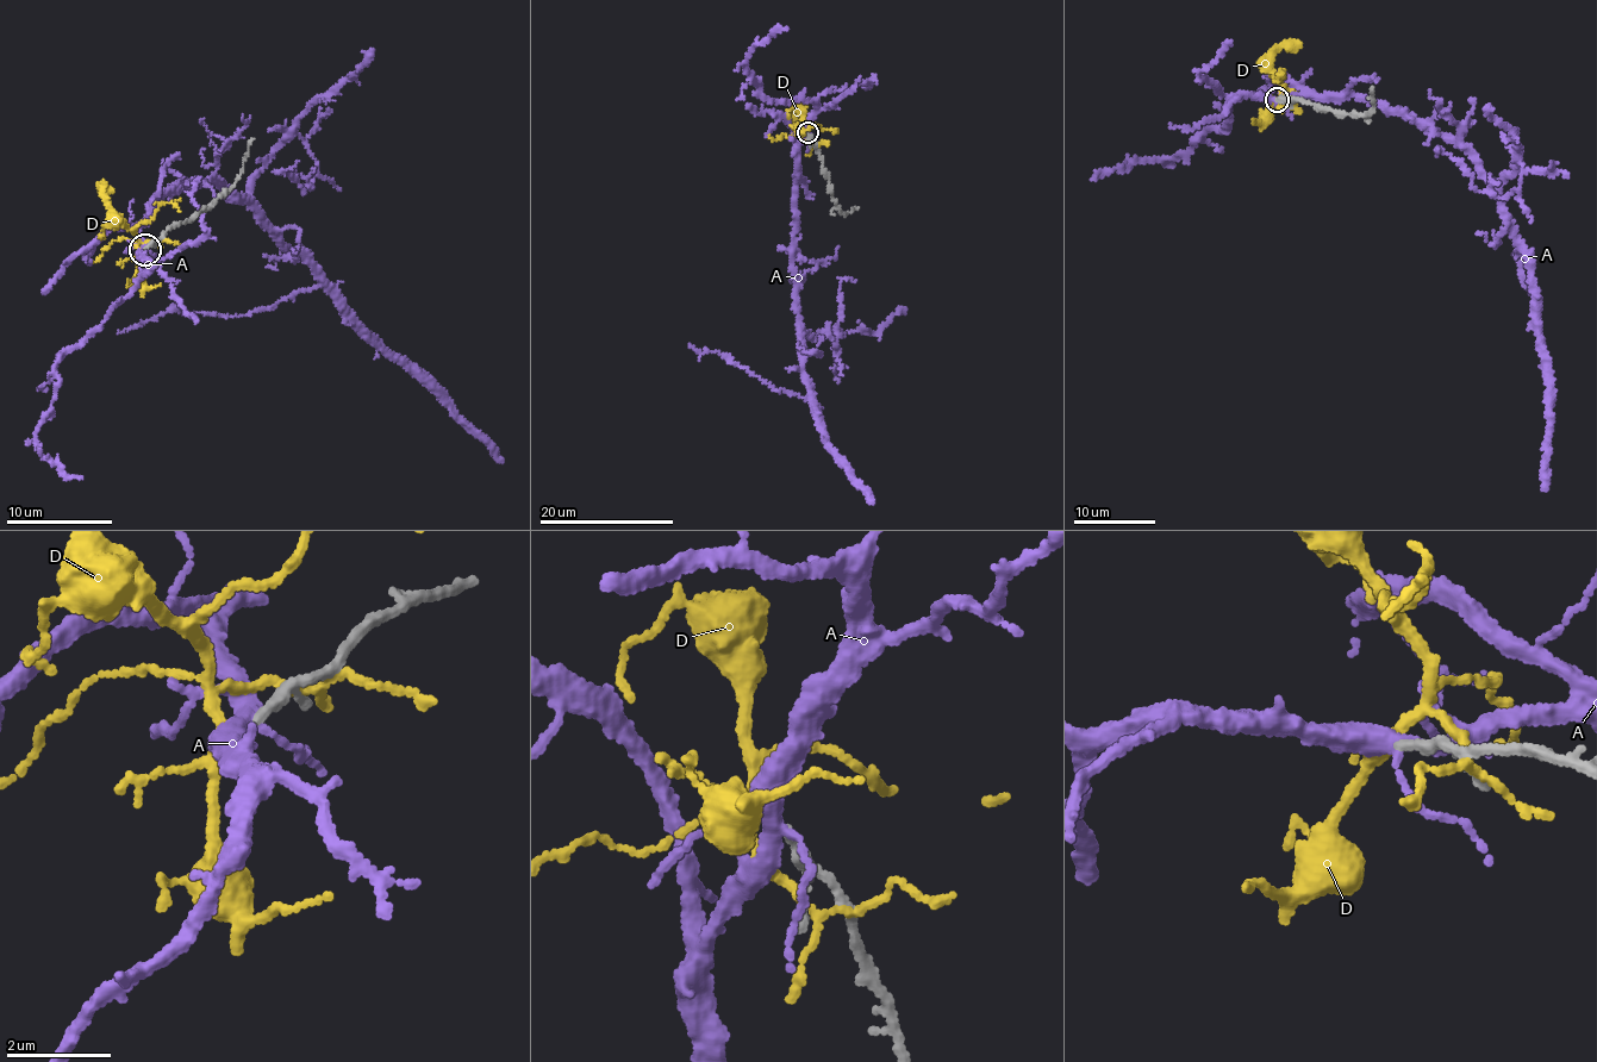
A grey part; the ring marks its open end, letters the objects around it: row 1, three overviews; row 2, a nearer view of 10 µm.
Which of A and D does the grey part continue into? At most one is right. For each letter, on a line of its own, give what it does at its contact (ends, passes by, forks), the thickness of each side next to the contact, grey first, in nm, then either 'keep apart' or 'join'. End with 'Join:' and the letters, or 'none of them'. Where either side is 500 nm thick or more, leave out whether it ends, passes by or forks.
A: it forks | 160/300 nm | keep apart
D: it forks | 150/120 nm | keep apart
Join: none of them

